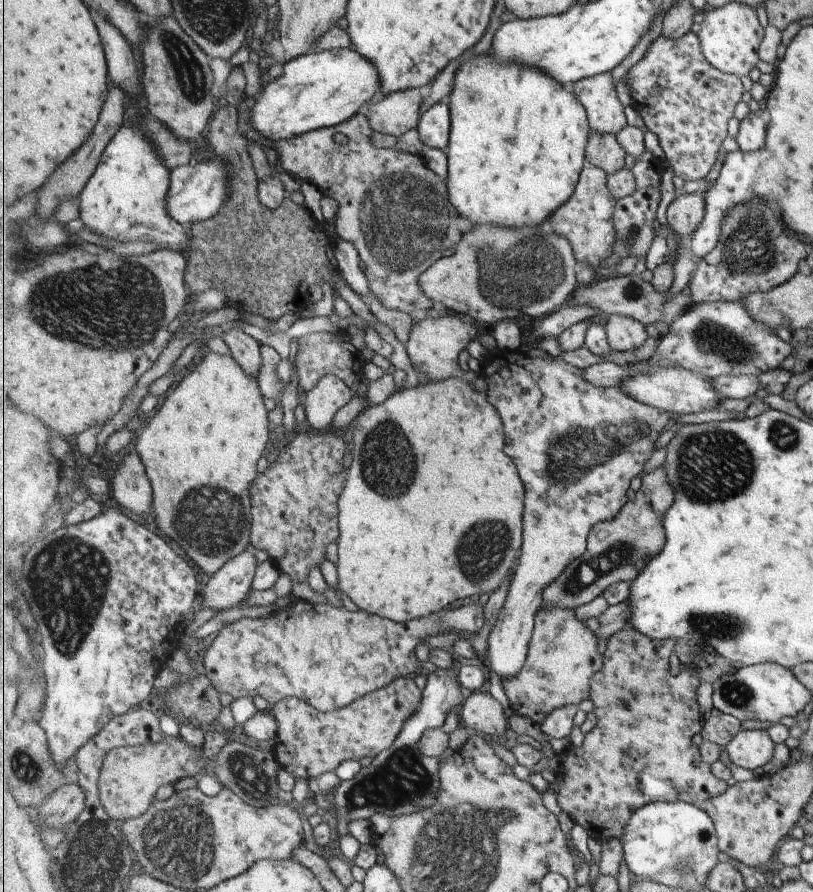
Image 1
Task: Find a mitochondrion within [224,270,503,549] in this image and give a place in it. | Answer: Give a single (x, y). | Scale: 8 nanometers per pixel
(386, 465)

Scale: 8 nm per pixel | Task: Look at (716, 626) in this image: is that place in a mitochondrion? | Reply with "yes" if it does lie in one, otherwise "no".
yes

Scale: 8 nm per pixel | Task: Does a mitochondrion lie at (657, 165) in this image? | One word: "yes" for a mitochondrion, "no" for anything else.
no

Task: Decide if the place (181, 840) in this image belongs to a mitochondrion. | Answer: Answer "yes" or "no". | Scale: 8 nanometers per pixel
yes

